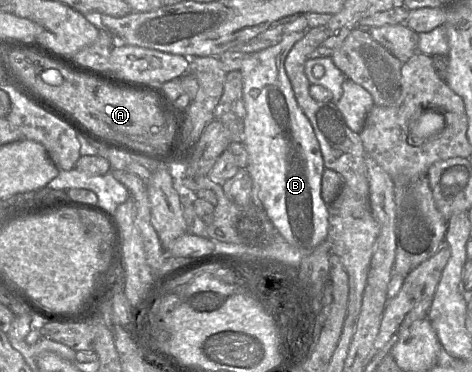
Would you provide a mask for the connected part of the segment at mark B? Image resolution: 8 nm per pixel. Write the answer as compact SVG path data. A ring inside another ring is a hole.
M307 30L302 32L290 33L285 36L278 44L249 54L249 56L243 61L240 72L243 79L243 100L246 108L246 117L243 130L243 143L248 152L248 164L246 169L252 179L253 185L258 188L259 197L263 203L264 210L274 224L278 233L295 248L300 249L301 251L313 251L318 245L326 240L328 236L328 205L321 197L321 182L325 166L323 163L320 145L314 133L313 127L309 119L304 114L303 110L298 105L291 82L285 71L285 60L288 53L290 52L294 44L301 38L303 38L306 31Z

